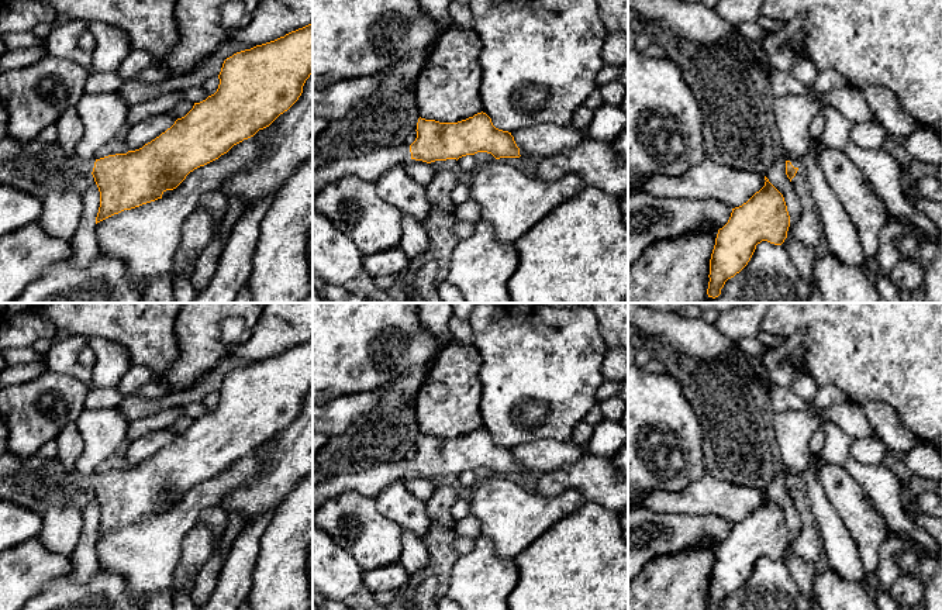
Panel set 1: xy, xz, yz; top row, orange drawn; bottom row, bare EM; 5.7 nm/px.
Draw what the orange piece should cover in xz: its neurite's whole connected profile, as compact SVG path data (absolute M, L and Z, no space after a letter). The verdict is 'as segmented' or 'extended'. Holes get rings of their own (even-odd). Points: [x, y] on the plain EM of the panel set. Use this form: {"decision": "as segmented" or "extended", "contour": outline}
{"decision": "extended", "contour": "M483 427L458 438L439 438L420 432L415 447L417 454L410 462L403 459L382 463L360 473L342 473L317 483L313 486L313 513L325 500L346 490L376 497L393 480L410 475L431 479L458 476L477 468L491 469L496 475L521 472L511 448L496 444Z"}

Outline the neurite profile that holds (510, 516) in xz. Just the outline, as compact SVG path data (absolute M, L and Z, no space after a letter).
M494 475L490 479L479 482L472 489L469 509L470 514L480 523L482 535L493 541L496 555L514 559L538 538L545 535L556 523L573 514L584 503L587 500L577 490L567 490L555 497L542 497L511 480L500 479Z

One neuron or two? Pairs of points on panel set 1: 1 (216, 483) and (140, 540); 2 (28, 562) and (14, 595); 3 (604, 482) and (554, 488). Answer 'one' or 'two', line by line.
1: one
2: one
3: one

